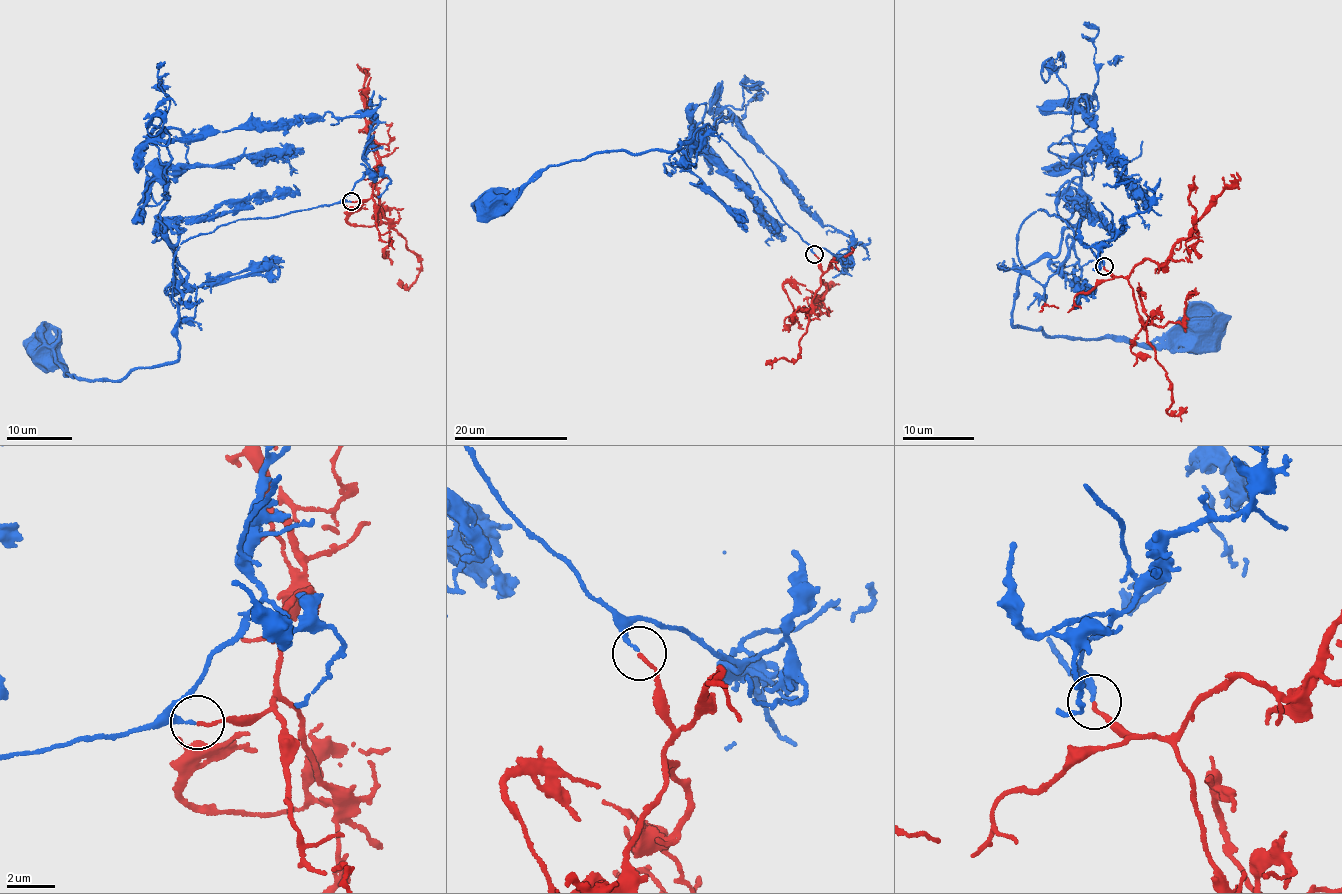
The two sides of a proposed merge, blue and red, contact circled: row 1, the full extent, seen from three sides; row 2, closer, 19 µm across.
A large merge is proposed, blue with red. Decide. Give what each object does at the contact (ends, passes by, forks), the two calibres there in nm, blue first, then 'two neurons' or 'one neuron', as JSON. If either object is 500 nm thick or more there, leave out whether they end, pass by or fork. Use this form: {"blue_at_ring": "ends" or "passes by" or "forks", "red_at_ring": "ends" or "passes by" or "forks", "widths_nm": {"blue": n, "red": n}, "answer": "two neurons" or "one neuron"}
{"blue_at_ring": "ends", "red_at_ring": "ends", "widths_nm": {"blue": 150, "red": 120}, "answer": "one neuron"}

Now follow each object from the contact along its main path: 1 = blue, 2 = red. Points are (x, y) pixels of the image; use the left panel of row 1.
1: (351, 201), (238, 219), (181, 245), (172, 261), (179, 346), (173, 362), (102, 381), (66, 374), (41, 350)
2: (351, 201), (376, 197), (389, 225), (418, 255), (418, 277), (404, 289), (399, 278)

